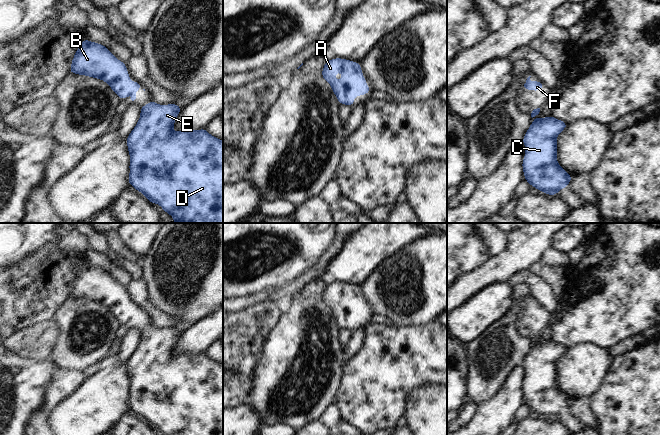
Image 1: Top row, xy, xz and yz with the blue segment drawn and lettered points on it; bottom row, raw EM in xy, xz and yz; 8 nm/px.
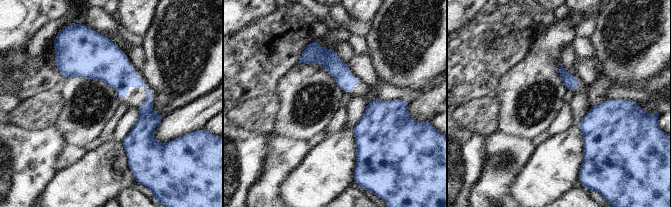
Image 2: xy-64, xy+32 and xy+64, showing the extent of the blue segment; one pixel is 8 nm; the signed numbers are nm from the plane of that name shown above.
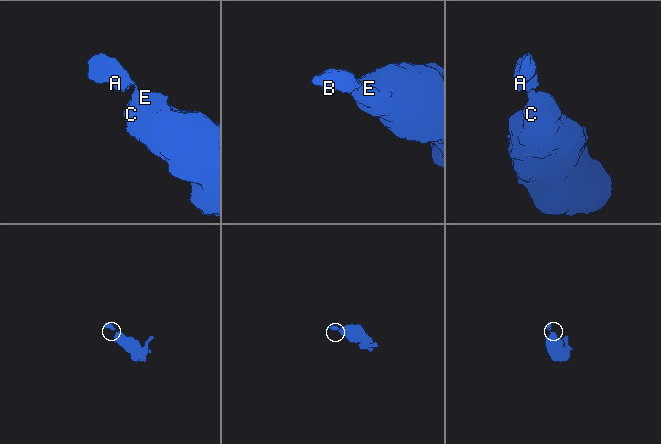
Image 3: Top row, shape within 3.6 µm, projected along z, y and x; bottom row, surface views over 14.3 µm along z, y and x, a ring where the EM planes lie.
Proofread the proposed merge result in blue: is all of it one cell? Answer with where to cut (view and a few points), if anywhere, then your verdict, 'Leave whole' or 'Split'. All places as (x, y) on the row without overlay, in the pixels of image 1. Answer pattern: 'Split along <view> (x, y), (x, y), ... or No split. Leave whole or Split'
No split. Leave whole

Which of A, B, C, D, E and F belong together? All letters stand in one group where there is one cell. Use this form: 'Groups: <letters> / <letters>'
Groups: A B C D E F

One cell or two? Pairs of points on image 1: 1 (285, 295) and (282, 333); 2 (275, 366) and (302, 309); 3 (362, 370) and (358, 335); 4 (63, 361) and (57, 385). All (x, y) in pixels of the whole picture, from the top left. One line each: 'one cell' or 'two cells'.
1: two cells
2: one cell
3: two cells
4: two cells

